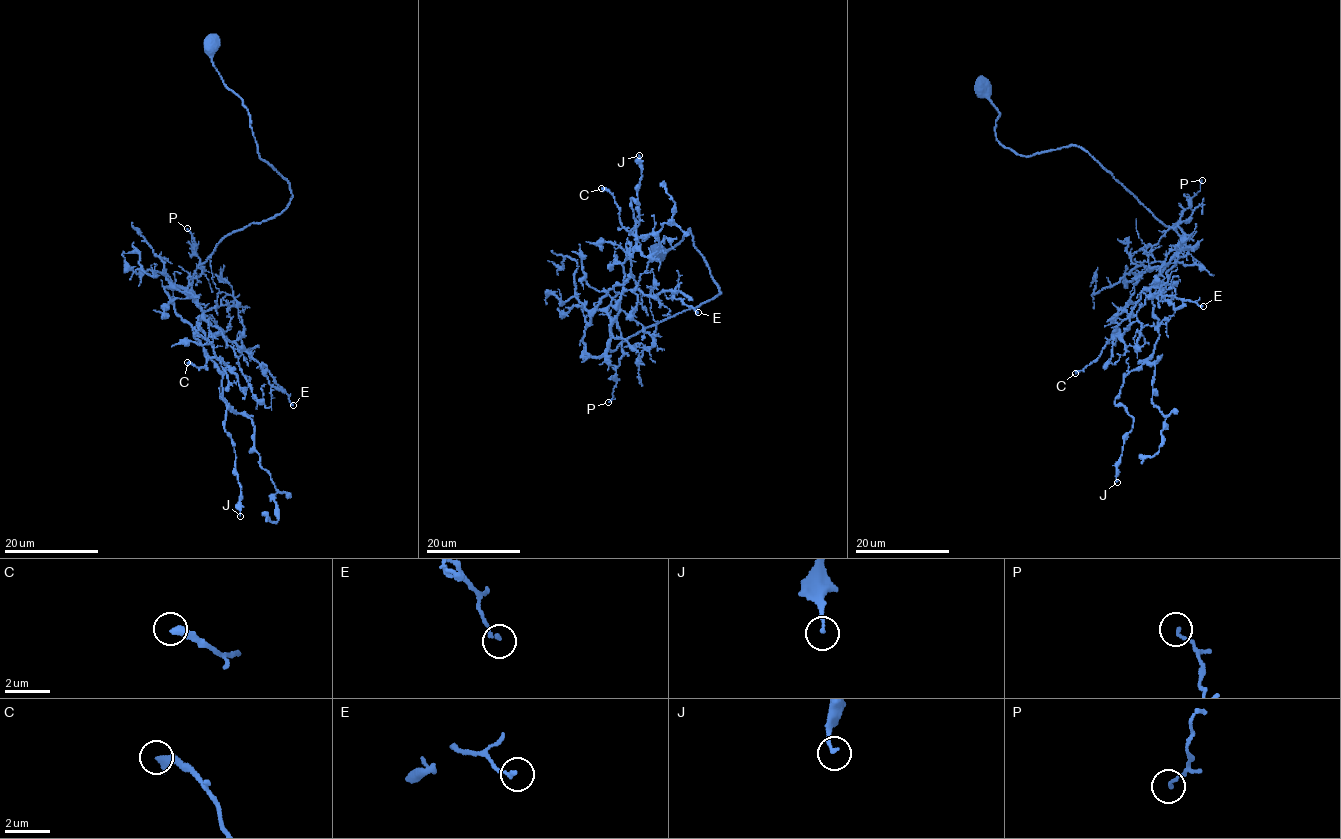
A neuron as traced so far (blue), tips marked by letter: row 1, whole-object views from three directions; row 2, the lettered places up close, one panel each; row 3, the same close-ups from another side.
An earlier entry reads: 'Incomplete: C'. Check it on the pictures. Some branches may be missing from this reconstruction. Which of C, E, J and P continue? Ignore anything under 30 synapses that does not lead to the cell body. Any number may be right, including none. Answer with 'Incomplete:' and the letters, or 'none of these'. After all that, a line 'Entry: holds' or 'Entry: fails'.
Incomplete: none of these
Entry: fails

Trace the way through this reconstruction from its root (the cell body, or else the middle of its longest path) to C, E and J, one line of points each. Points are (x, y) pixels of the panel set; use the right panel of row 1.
C: (983, 88), (999, 143), (1026, 156), (1081, 147), (1180, 237), (1130, 329), (1075, 373)
E: (983, 88), (999, 112), (999, 143), (1026, 156), (1081, 147), (1171, 226), (1180, 250), (1147, 289), (1203, 306)
J: (983, 88), (999, 143), (1081, 147), (1189, 248), (1152, 300), (1154, 353), (1115, 400), (1133, 418), (1117, 482)

